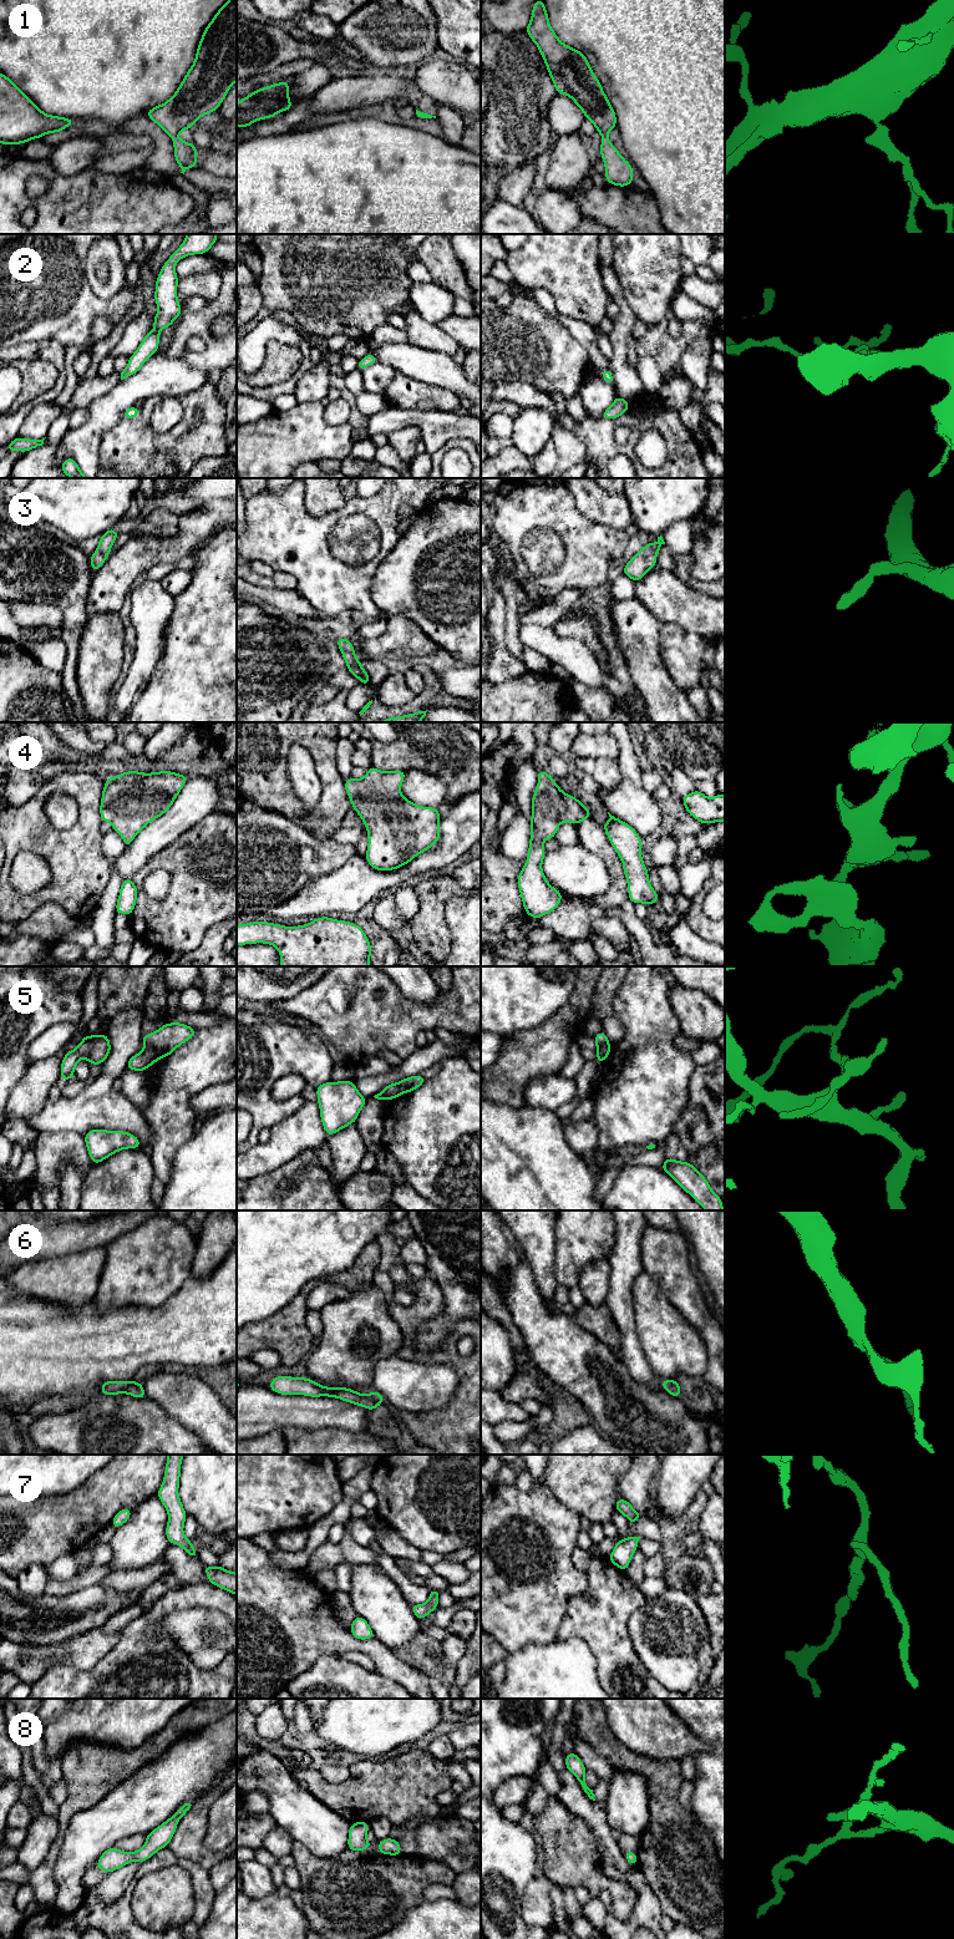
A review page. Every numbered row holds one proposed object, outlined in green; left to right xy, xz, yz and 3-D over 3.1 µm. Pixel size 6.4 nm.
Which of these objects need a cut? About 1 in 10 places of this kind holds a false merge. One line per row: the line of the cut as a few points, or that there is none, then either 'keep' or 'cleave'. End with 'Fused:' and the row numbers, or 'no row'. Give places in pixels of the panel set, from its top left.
1: no cut; keep
2: no cut; keep
3: no cut; keep
4: no cut; keep
5: cut in xy along (146, 1044), (160, 1057); cleave
6: no cut; keep
7: no cut; keep
8: no cut; keep
Fused: 5

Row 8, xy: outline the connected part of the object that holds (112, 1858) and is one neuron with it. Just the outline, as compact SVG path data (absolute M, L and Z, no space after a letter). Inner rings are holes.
M184 1803L171 1818L148 1833L146 1843L141 1849L133 1853L127 1853L125 1851L111 1847L102 1853L97 1861L96 1867L103 1872L111 1873L133 1861L142 1863L151 1858L161 1848L168 1847L176 1832L179 1818L189 1811L191 1806L191 1803Z

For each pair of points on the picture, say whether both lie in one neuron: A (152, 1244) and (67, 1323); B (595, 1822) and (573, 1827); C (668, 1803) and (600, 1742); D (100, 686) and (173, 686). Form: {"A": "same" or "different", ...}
{"A": "different", "B": "different", "C": "same", "D": "different"}

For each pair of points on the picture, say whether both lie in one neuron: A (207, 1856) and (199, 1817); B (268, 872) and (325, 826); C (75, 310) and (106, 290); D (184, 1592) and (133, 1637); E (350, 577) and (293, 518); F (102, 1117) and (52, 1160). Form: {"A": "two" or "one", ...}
{"A": "one", "B": "two", "C": "two", "D": "one", "E": "one", "F": "two"}

